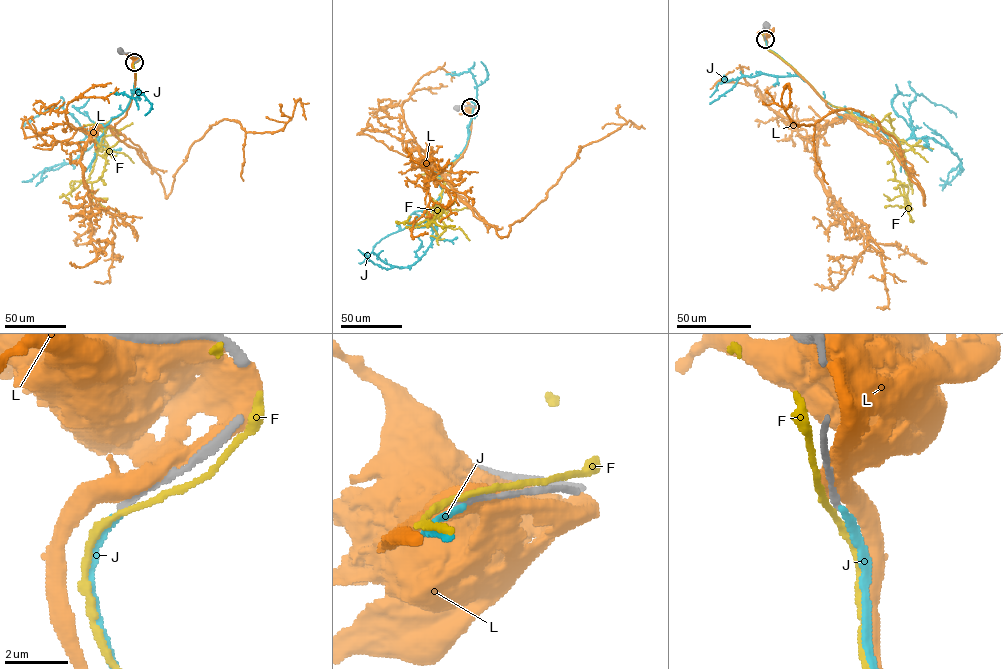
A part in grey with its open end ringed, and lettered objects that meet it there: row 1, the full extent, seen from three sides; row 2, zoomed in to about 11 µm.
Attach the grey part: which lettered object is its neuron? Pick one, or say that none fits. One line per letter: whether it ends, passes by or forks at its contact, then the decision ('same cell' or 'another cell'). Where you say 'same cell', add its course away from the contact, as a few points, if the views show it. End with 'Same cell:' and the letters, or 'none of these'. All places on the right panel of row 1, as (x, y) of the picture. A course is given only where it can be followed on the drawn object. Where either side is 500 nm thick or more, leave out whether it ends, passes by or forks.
F: it passes by; another cell
J: it ends there; another cell
L: another cell
Same cell: none of these

